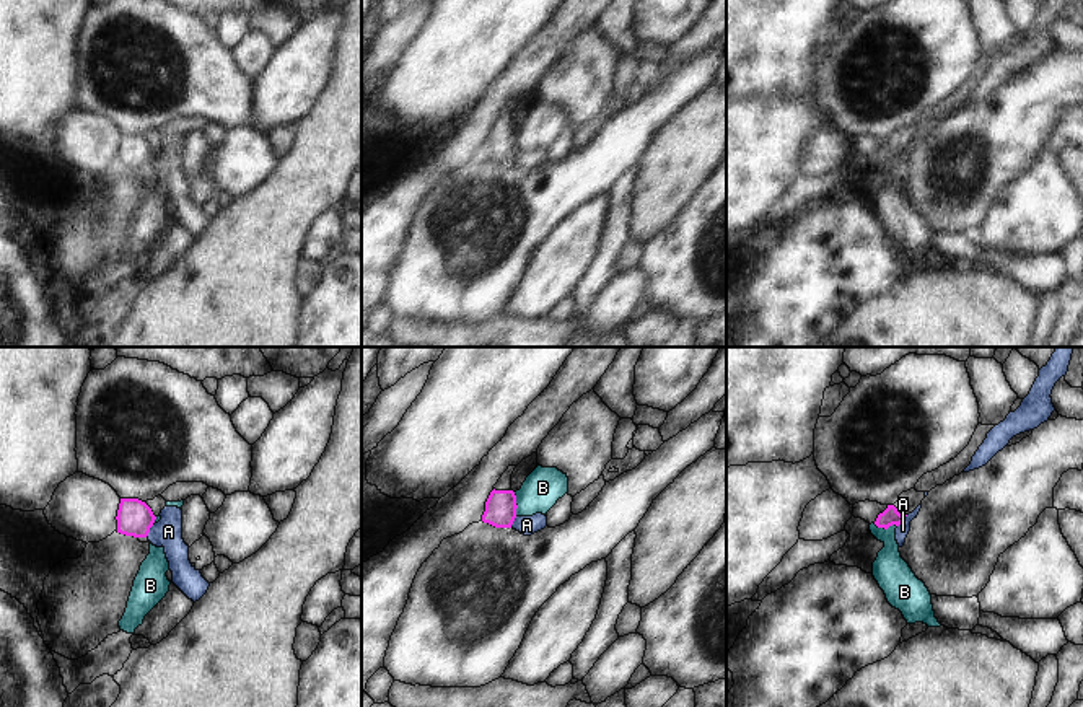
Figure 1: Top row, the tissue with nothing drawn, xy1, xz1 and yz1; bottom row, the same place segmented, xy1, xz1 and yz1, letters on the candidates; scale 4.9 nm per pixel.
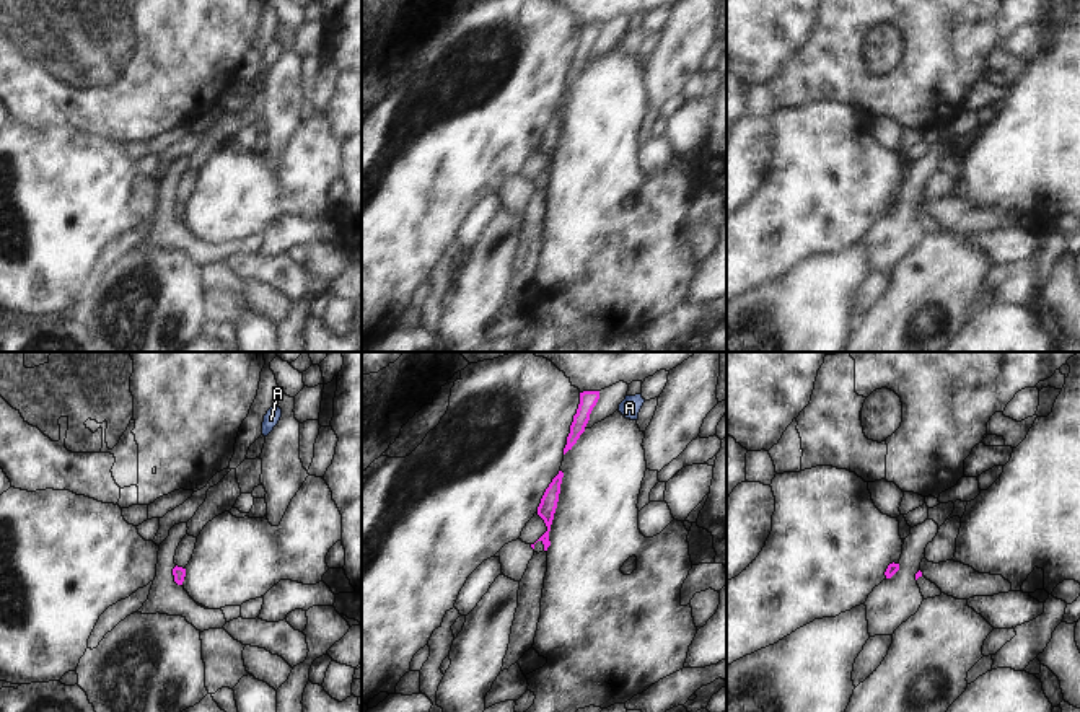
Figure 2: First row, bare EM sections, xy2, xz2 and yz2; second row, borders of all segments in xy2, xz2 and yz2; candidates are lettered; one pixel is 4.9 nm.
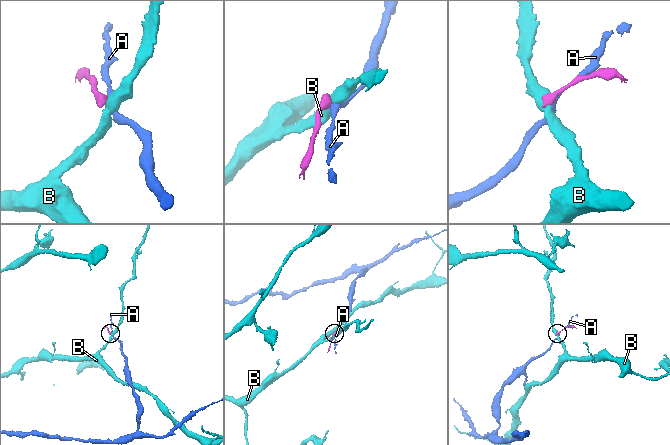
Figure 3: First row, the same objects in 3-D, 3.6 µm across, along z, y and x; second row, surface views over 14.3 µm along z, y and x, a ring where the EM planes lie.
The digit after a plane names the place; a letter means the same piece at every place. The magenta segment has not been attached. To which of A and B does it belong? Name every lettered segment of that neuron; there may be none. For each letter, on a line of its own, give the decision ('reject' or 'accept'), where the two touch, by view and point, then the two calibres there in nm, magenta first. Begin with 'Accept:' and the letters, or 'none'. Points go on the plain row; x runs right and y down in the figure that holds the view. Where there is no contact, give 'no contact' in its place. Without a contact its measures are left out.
Accept: none
A: reject | xy1 (149, 166) | 180/140 nm
B: reject | xz1 (515, 139) | 160/190 nm

